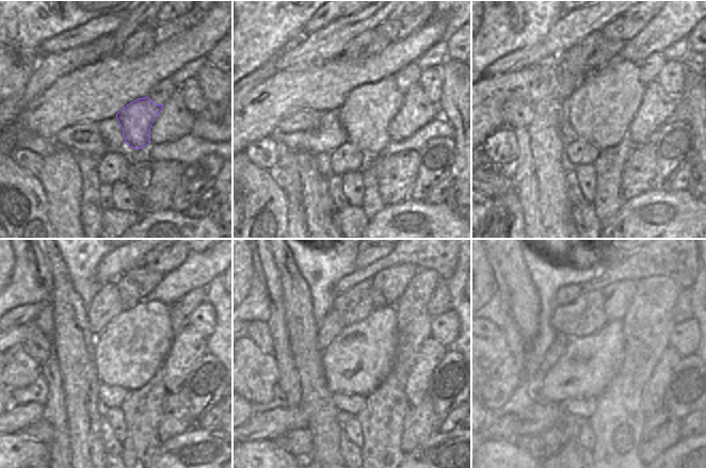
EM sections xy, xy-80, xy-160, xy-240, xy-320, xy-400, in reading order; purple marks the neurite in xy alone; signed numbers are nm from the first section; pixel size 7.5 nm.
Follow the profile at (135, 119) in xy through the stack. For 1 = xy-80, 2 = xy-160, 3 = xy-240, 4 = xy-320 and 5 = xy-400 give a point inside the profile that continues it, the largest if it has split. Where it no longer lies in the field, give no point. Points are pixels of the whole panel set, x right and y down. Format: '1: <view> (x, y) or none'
1: xy-80 (366, 114)
2: xy-160 (603, 109)
3: xy-240 (128, 352)
4: xy-320 (360, 356)
5: xy-400 (588, 365)

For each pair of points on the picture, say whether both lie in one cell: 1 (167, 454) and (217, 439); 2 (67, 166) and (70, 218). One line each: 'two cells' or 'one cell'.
1: one cell
2: one cell

